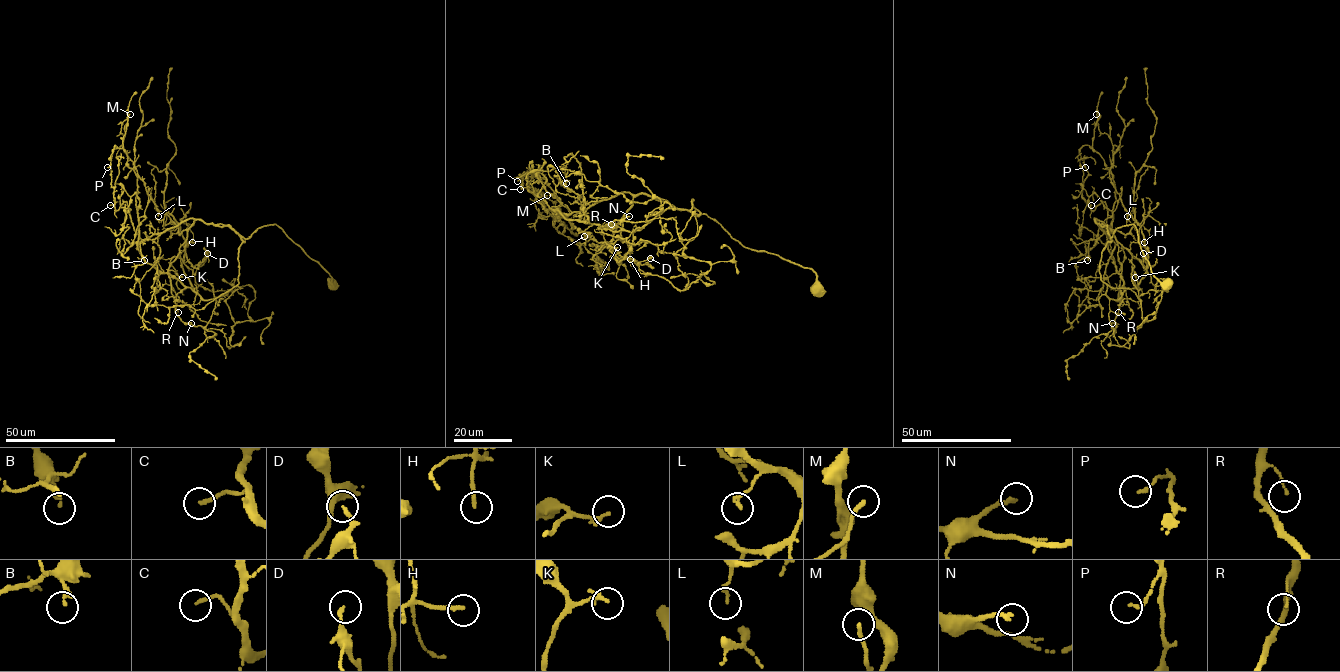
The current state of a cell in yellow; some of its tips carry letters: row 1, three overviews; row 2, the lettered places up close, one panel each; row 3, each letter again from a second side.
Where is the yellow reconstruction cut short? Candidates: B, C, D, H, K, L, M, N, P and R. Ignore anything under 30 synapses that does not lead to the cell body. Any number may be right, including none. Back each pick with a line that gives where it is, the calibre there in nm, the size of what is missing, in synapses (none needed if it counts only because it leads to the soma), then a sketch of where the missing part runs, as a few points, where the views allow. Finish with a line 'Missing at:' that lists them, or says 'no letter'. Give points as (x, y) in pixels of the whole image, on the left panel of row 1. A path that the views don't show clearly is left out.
H: at (192, 242); 190 nm thick; about 35 synapses
Missing at: H

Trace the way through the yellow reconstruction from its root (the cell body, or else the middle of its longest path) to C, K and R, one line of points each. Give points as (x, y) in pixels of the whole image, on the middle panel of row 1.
C: (817, 292), (812, 269), (744, 247), (705, 214), (629, 192), (563, 214), (520, 189)
K: (817, 292), (812, 269), (752, 250), (705, 214), (644, 194), (633, 198), (620, 236), (601, 242), (617, 247)
R: (817, 292), (812, 269), (744, 247), (696, 214), (692, 199), (690, 209), (668, 208), (639, 230), (611, 224)

